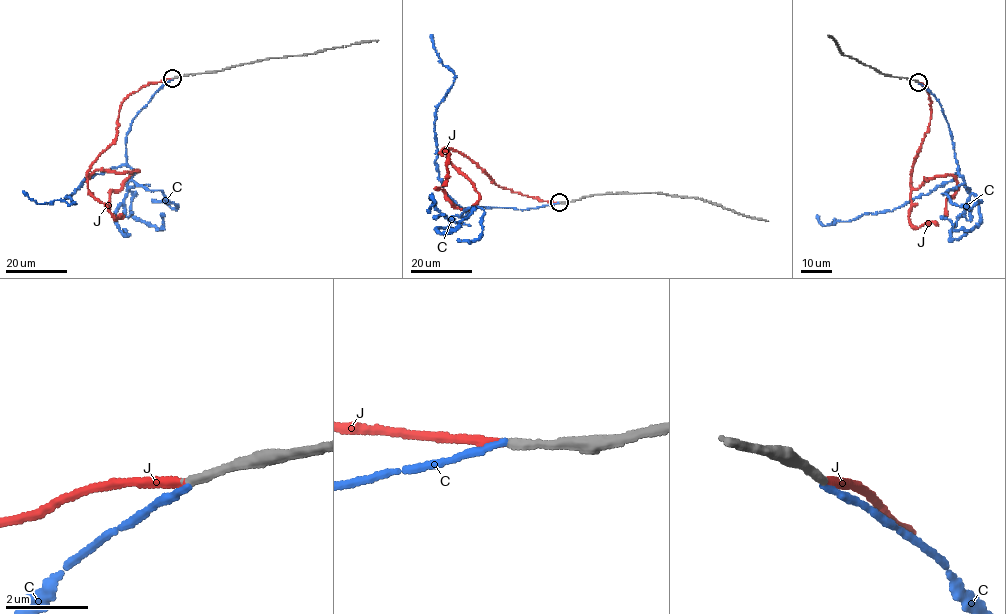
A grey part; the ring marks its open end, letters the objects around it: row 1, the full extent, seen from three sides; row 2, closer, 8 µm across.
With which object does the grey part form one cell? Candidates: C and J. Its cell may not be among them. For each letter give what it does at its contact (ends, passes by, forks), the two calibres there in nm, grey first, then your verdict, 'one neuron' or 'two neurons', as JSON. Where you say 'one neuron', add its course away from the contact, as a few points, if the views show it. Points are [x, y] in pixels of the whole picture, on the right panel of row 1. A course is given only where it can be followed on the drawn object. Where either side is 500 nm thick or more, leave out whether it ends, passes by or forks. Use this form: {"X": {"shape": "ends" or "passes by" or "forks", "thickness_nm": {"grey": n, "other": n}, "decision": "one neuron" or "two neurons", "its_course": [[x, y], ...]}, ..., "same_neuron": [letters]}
{"C": {"shape": "ends", "thickness_nm": {"grey": 200, "other": 150}, "decision": "two neurons"}, "J": {"shape": "ends", "thickness_nm": {"grey": 190, "other": 200}, "decision": "one neuron", "its_course": [[918, 82], [927, 87], [930, 119], [911, 186], [935, 176], [954, 177], [958, 184], [946, 200], [947, 217]]}, "same_neuron": ["J"]}

